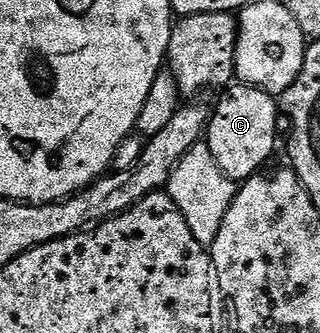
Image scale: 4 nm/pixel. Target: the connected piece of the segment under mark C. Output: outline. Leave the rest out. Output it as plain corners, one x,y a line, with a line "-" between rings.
243,82
225,87
220,94
220,101
216,108
214,104
208,117
206,143
210,154
214,154
214,162
222,166
226,175
231,180
243,182
257,175
276,152
276,127
280,120
282,124
278,100
273,93

